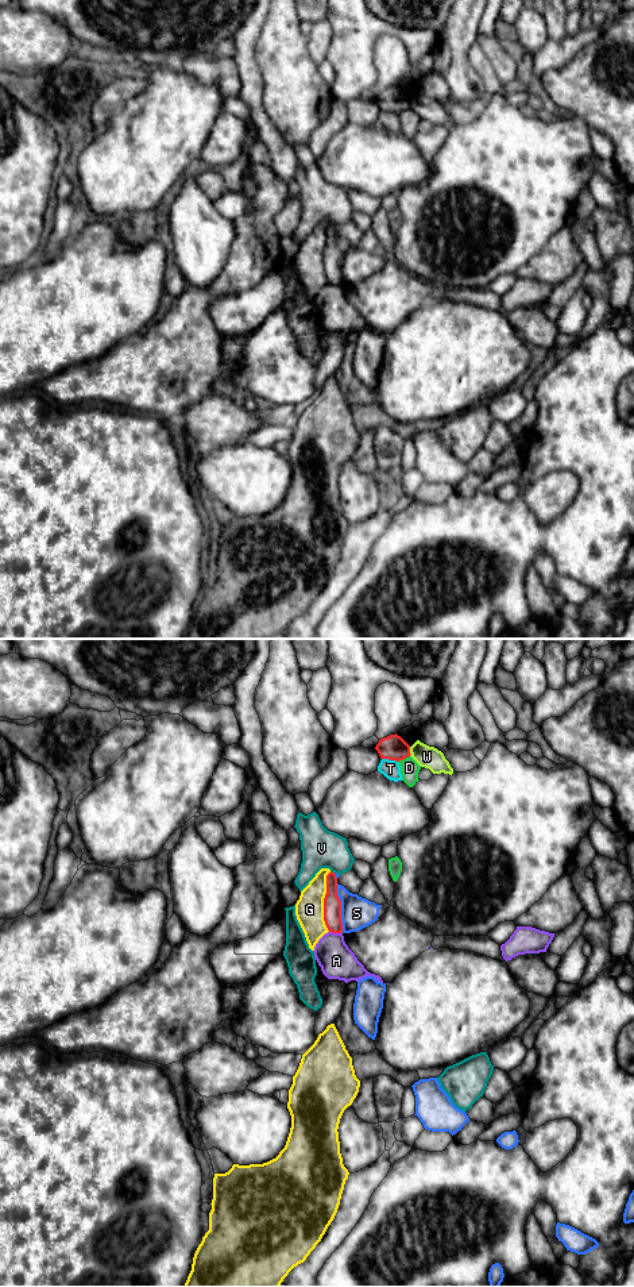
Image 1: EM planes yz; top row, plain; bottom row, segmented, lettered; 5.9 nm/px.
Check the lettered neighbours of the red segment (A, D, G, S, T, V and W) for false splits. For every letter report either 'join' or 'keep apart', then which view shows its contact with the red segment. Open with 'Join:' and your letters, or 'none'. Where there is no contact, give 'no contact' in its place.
Join: none
A: keep apart | yz
D: keep apart | yz
G: keep apart | yz
S: keep apart | yz
T: keep apart | yz
V: keep apart | yz
W: keep apart | yz

